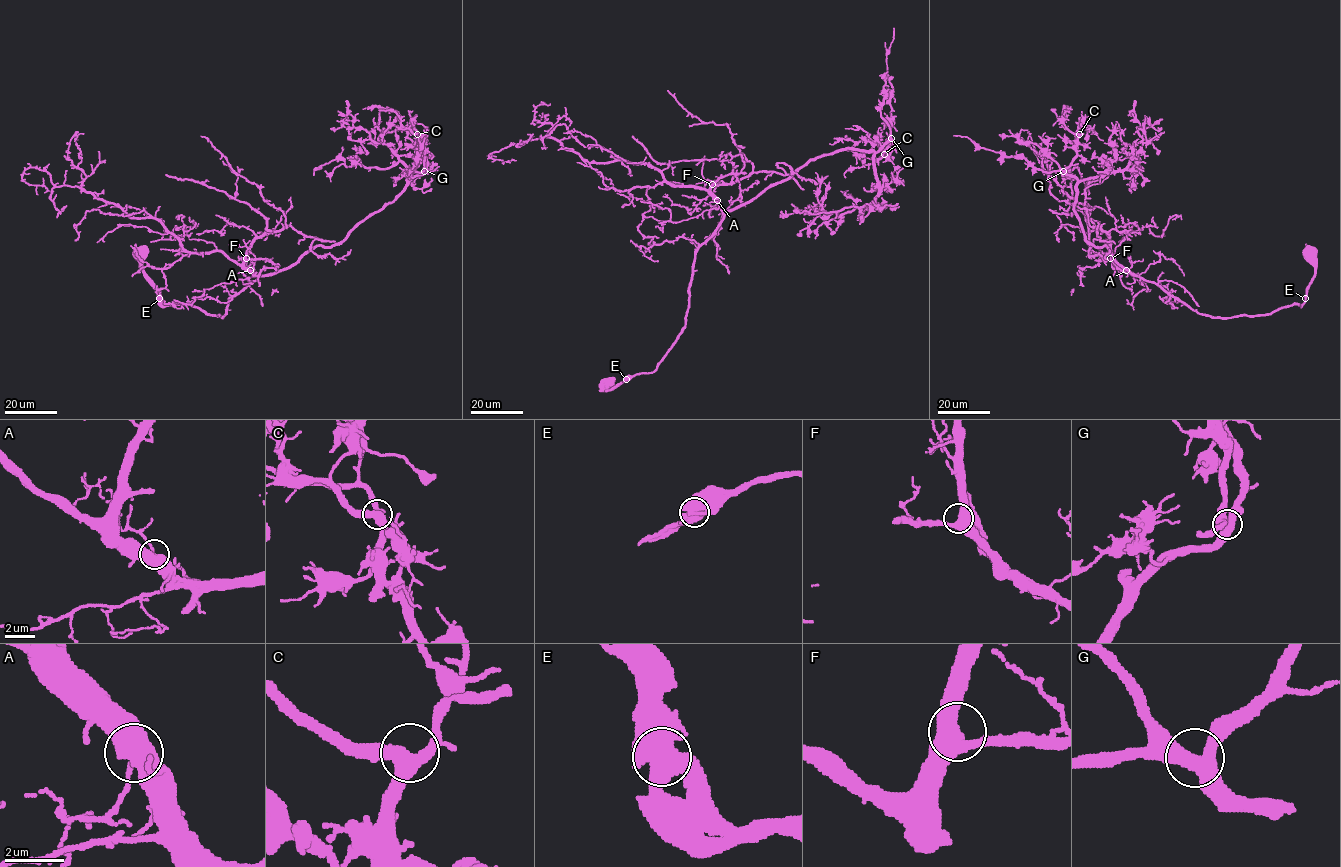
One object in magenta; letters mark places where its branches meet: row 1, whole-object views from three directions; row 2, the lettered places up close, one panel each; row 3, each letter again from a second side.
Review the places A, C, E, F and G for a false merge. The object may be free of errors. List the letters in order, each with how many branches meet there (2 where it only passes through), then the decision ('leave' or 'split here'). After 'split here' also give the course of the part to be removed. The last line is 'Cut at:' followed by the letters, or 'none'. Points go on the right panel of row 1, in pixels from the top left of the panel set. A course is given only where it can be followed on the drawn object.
A: 3 | leave
C: 3 | leave
E: 3 | leave
F: 3 | leave
G: 3 | leave
Cut at: none

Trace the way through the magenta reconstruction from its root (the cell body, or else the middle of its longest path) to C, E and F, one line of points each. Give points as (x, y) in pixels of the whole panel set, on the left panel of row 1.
C: (141, 254), (144, 276), (166, 305), (222, 318), (251, 281), (340, 243), (420, 175), (426, 157), (417, 134)
E: (141, 254), (144, 276), (159, 298)
F: (141, 254), (144, 276), (166, 305), (189, 304), (222, 318), (229, 300), (257, 278), (244, 267), (246, 258)

